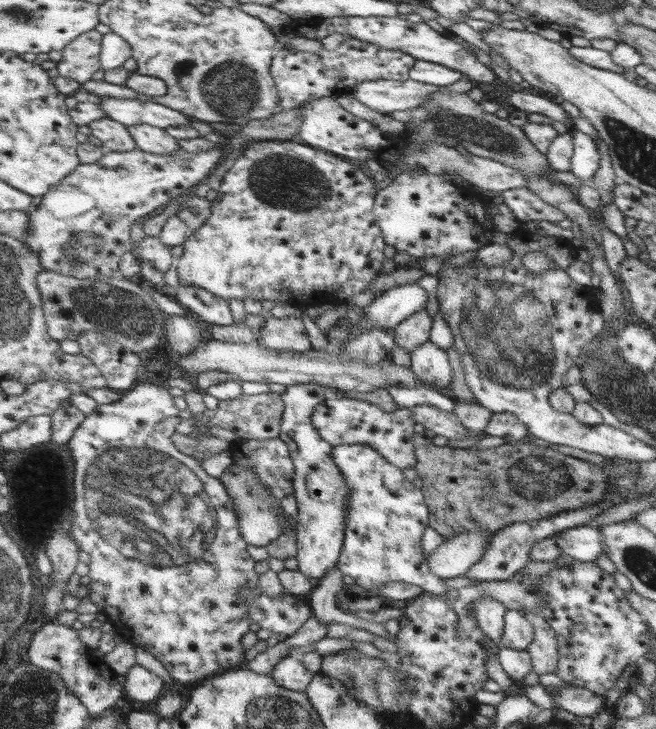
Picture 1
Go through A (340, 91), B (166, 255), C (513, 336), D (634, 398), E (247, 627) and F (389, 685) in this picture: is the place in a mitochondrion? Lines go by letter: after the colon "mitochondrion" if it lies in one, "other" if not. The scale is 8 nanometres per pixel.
A: other
B: other
C: mitochondrion
D: mitochondrion
E: other
F: mitochondrion

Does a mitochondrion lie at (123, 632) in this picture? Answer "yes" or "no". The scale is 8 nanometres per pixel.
no

